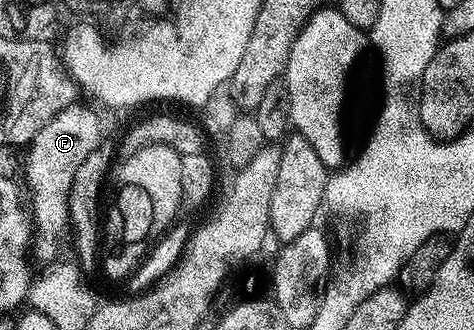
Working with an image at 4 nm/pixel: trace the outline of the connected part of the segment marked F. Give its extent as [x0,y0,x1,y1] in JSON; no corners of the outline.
[24,102,103,256]

